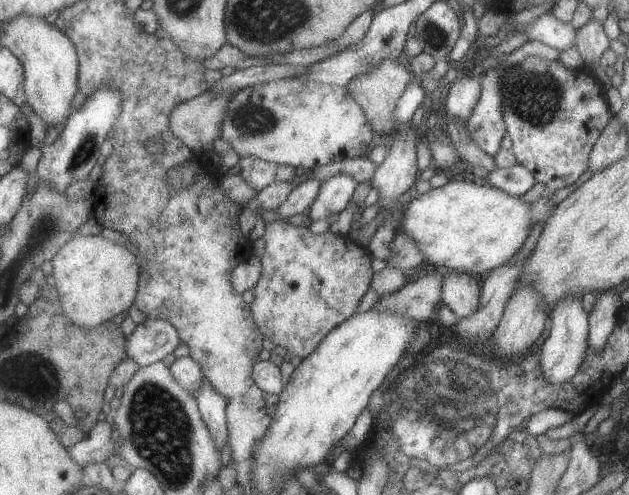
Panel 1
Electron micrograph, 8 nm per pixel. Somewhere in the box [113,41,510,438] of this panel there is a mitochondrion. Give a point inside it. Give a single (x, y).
(252, 119)

